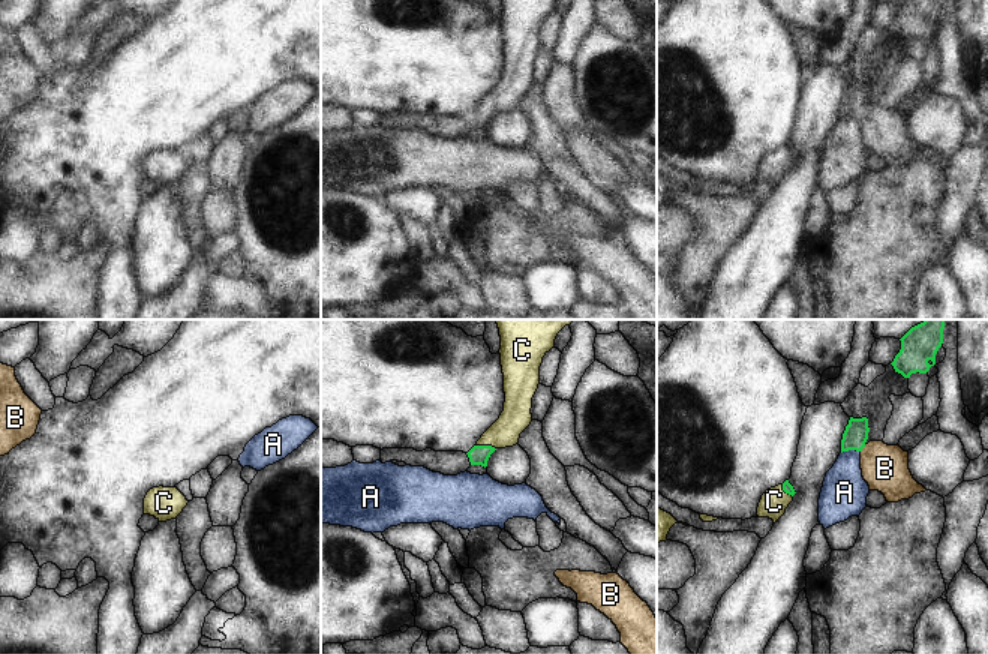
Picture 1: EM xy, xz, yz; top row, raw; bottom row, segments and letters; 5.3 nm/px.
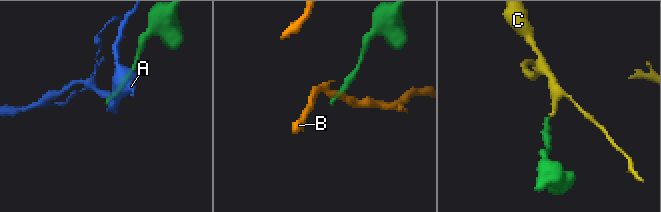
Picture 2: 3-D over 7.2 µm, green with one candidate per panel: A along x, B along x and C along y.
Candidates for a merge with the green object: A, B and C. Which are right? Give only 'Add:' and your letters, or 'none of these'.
Add: C

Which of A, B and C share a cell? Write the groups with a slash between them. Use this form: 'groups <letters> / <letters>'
groups A / B / C

